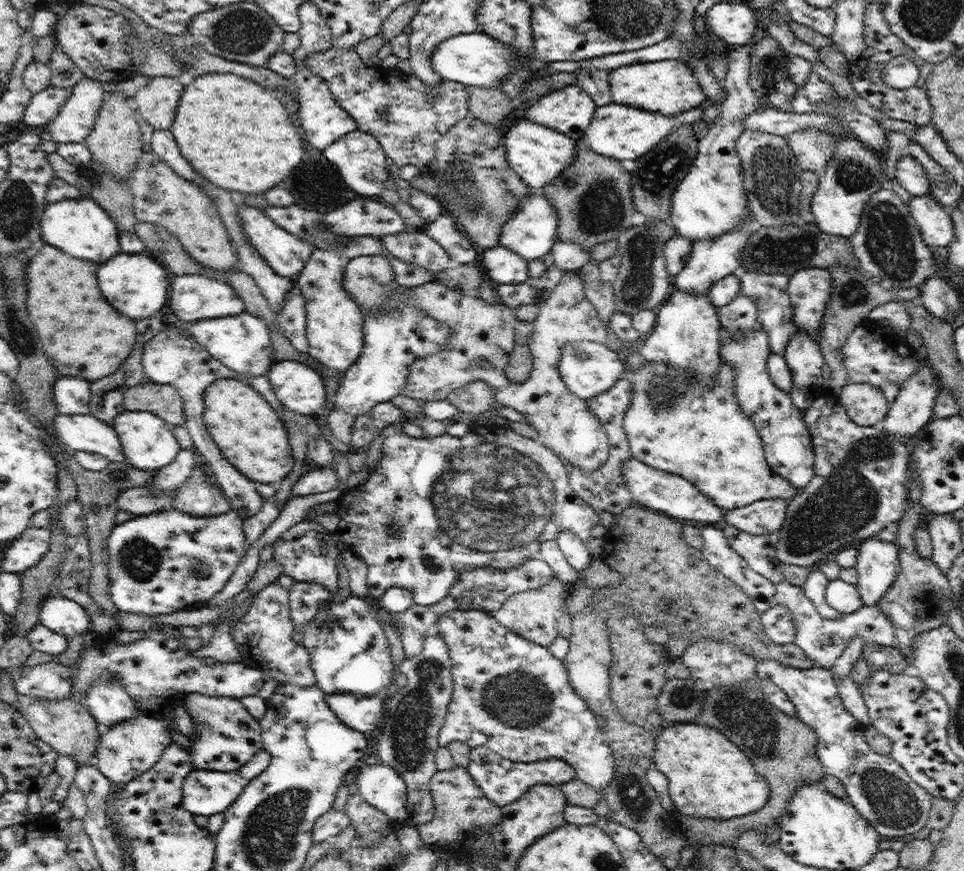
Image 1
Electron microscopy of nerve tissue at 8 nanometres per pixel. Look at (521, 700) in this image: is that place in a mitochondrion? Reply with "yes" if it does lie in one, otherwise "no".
yes

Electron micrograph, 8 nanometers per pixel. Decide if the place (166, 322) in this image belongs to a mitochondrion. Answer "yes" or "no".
no

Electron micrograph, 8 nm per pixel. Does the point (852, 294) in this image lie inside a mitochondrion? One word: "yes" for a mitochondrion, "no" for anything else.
yes

